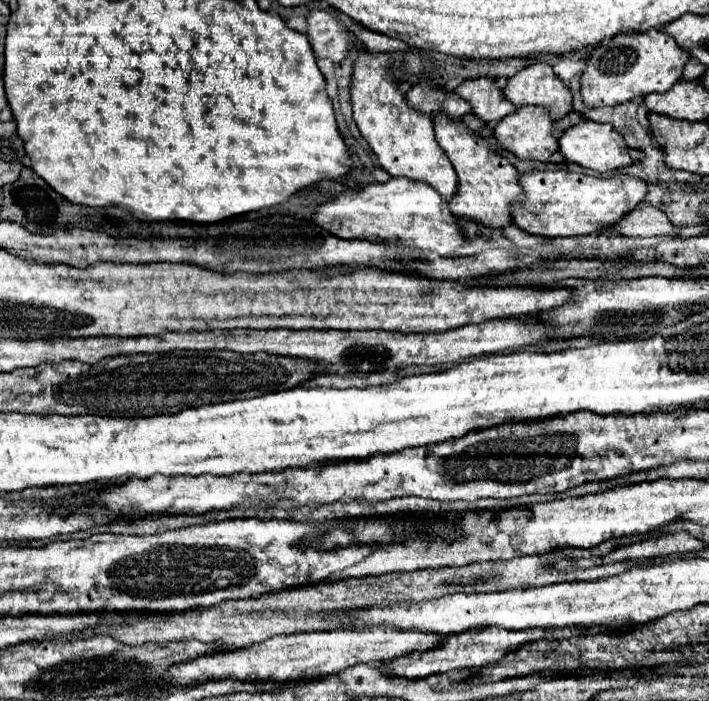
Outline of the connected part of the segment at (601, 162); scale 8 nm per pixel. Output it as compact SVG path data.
M579 122L565 130L565 134L559 138L559 152L565 156L565 160L575 162L579 166L597 170L597 172L607 172L607 170L617 170L631 166L633 160L629 156L629 148L623 140L623 136L609 124L597 124L597 122Z

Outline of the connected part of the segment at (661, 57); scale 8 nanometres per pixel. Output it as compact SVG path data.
M649 30L645 34L619 34L607 42L601 42L587 58L587 68L581 76L583 102L591 108L617 106L629 102L633 96L667 92L675 82L683 78L683 68L689 54L677 46L677 42L663 30Z

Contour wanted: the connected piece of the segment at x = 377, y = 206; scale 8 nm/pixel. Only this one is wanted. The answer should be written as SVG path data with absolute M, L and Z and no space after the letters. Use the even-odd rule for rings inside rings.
M391 178L385 184L369 184L363 190L347 190L333 202L321 204L315 224L343 240L397 242L435 250L441 256L457 256L455 250L465 244L465 234L451 214L447 202L431 186L409 178Z

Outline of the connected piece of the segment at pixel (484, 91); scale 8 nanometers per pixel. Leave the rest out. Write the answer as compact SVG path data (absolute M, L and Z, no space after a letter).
M475 78L467 80L455 90L461 98L471 102L473 112L483 122L499 122L501 118L513 114L517 106L513 106L505 96L503 90L495 84L493 78Z

